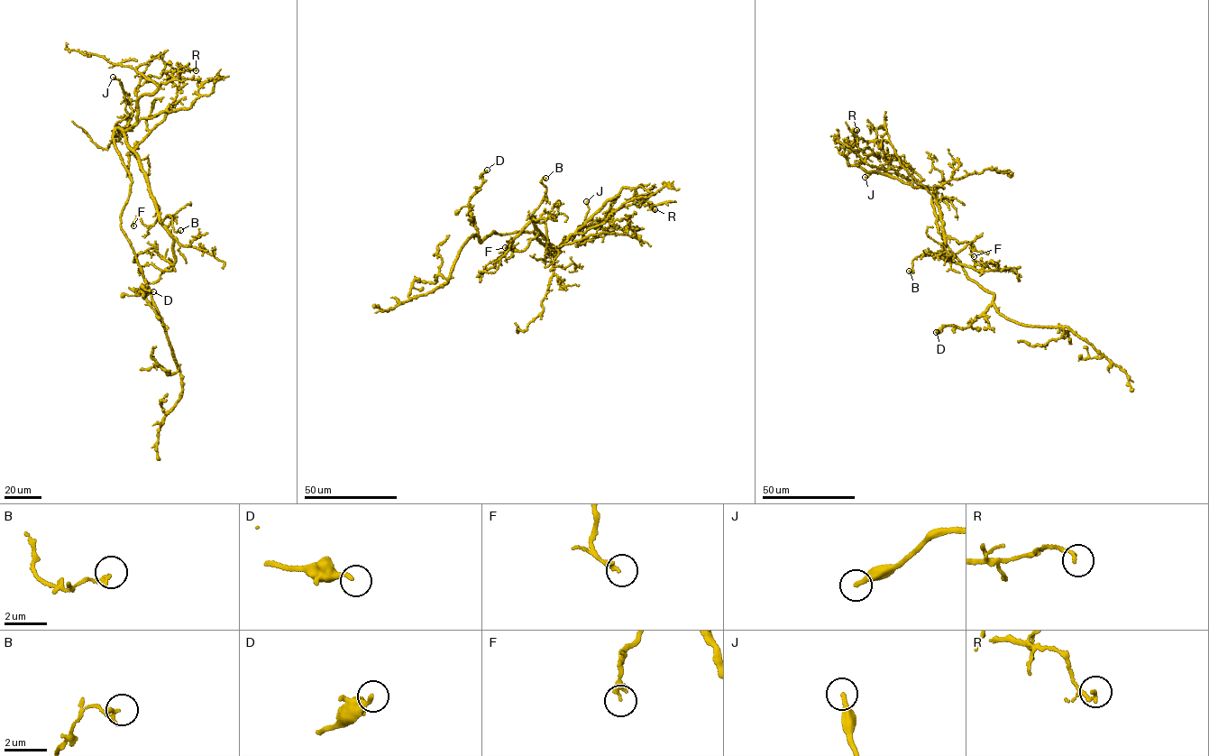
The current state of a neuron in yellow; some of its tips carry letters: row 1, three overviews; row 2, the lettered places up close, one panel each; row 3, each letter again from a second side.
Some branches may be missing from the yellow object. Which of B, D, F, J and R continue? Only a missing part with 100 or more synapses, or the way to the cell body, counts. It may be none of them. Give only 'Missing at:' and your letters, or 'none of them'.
Missing at: J

